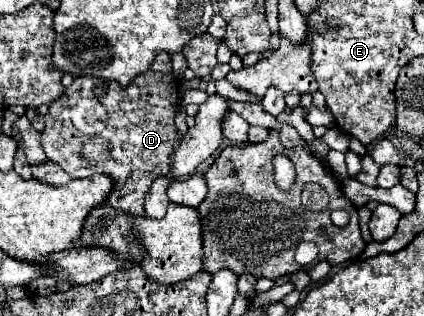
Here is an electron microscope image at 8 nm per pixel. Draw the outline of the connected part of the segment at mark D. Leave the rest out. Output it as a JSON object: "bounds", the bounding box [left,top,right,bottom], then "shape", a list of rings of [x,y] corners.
{"bounds":[43,52,179,216],"shape":[[[167,52],[155,56],[151,68],[147,72],[141,72],[127,88],[121,88],[119,84],[115,84],[113,80],[107,80],[107,78],[75,78],[75,82],[63,92],[63,96],[59,100],[55,100],[51,106],[49,106],[49,112],[45,116],[45,130],[43,130],[43,148],[45,148],[45,154],[51,162],[59,164],[71,178],[91,178],[93,174],[97,172],[103,172],[107,176],[111,176],[115,180],[115,192],[109,196],[107,204],[113,206],[113,208],[119,208],[131,216],[145,216],[145,208],[143,208],[143,200],[145,200],[145,194],[151,186],[151,182],[159,176],[167,176],[169,168],[167,168],[167,160],[169,160],[169,154],[173,152],[173,144],[175,144],[175,138],[177,138],[177,128],[175,128],[175,114],[179,110],[179,86],[177,86],[177,80],[173,78],[173,68],[171,68],[171,56]]]}

